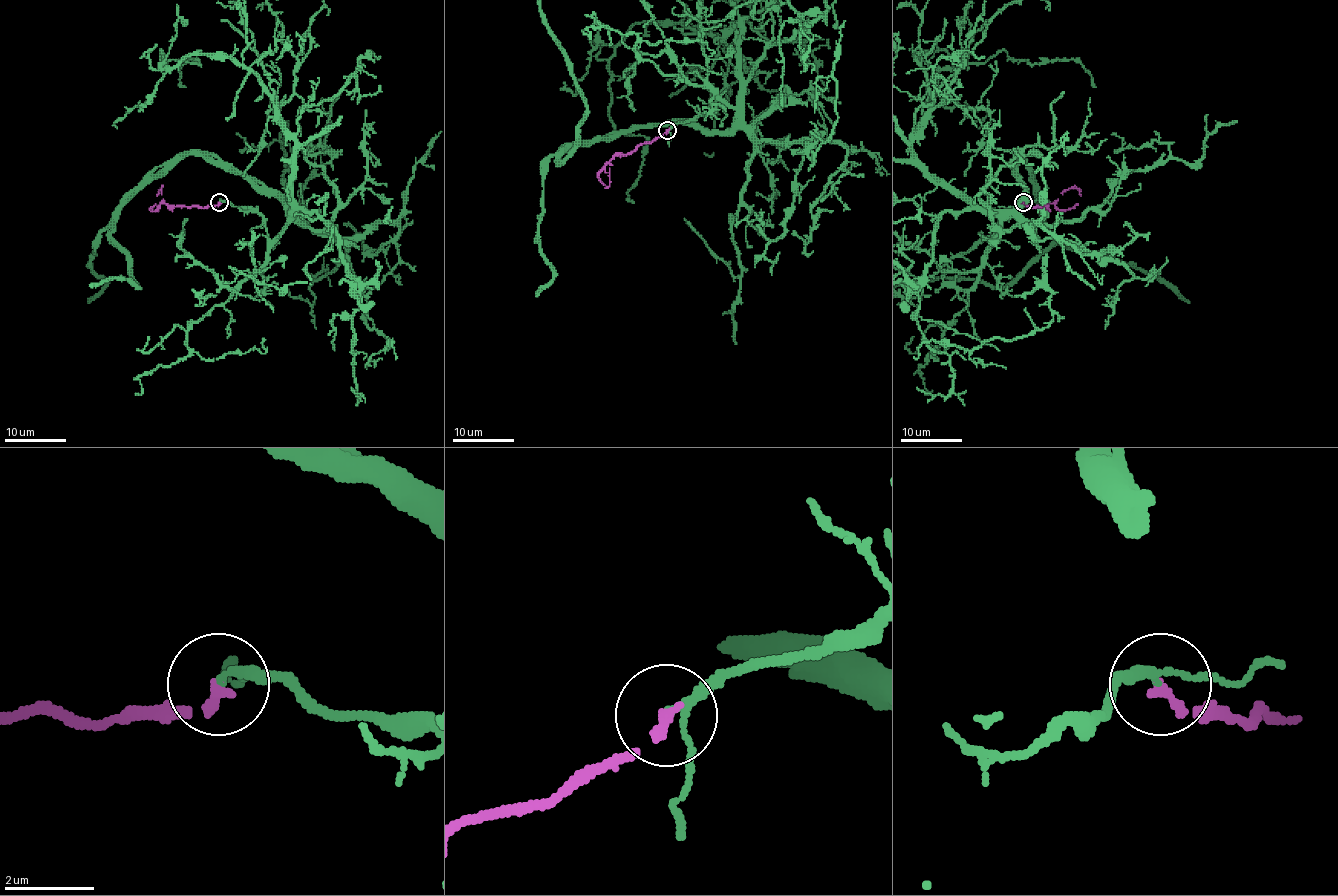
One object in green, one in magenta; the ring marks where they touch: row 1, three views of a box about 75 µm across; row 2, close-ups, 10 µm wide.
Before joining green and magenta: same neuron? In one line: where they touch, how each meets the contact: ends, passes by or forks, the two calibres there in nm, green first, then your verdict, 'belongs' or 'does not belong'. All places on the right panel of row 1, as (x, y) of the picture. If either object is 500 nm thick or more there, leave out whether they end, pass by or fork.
place (1023, 202); green passes by; magenta ends; calibres 150 and 240 nm; belongs

